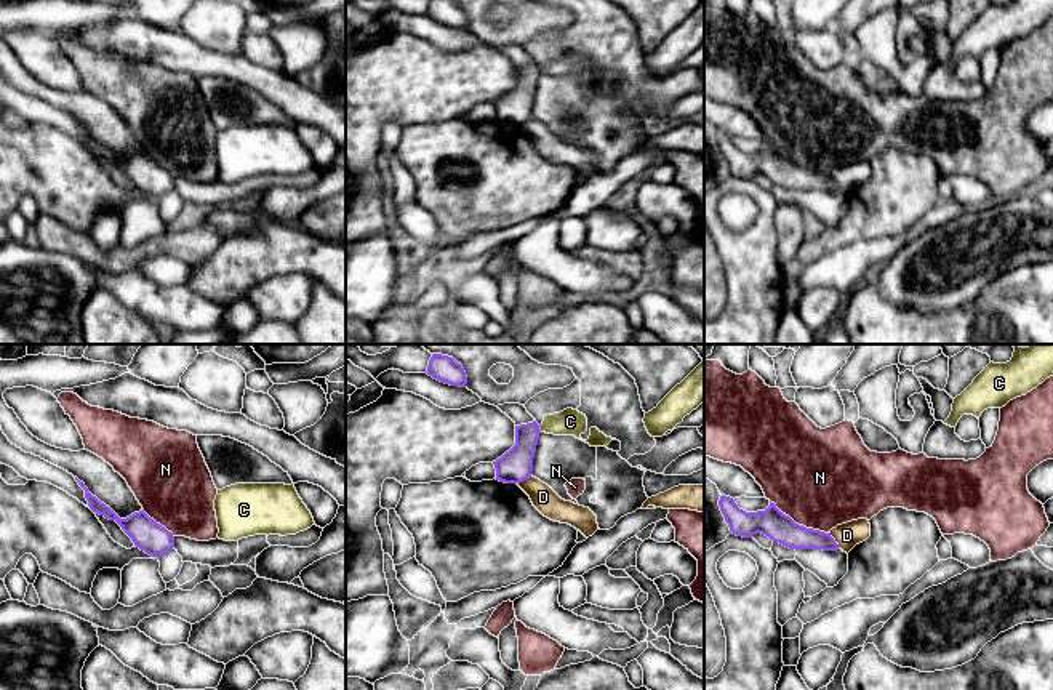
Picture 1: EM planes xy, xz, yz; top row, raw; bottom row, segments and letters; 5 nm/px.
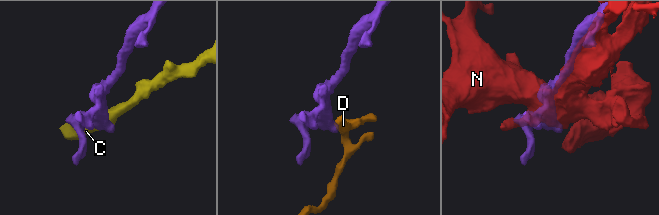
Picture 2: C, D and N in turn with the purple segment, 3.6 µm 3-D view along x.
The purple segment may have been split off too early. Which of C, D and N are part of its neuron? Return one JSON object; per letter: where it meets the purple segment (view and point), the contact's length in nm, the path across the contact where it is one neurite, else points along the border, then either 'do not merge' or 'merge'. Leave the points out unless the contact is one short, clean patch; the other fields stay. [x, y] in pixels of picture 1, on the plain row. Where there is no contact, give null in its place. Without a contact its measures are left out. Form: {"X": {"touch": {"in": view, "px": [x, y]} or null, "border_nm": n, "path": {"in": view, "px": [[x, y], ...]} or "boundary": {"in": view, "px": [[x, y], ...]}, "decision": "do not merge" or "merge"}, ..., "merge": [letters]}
{"C": {"touch": {"in": "xz", "px": [540, 71]}, "border_nm": 40, "boundary": {"in": "xz", "px": [[538, 68], [541, 72]]}, "decision": "do not merge"}, "D": {"touch": {"in": "yz", "px": [834, 183]}, "border_nm": 90, "boundary": {"in": "yz", "px": [[829, 175], [839, 189]]}, "decision": "do not merge"}, "N": {"touch": {"in": "yz", "px": [800, 167]}, "border_nm": 340, "decision": "do not merge"}, "merge": []}

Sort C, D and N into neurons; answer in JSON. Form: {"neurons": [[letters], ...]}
{"neurons": [["C"], ["D"], ["N"]]}

